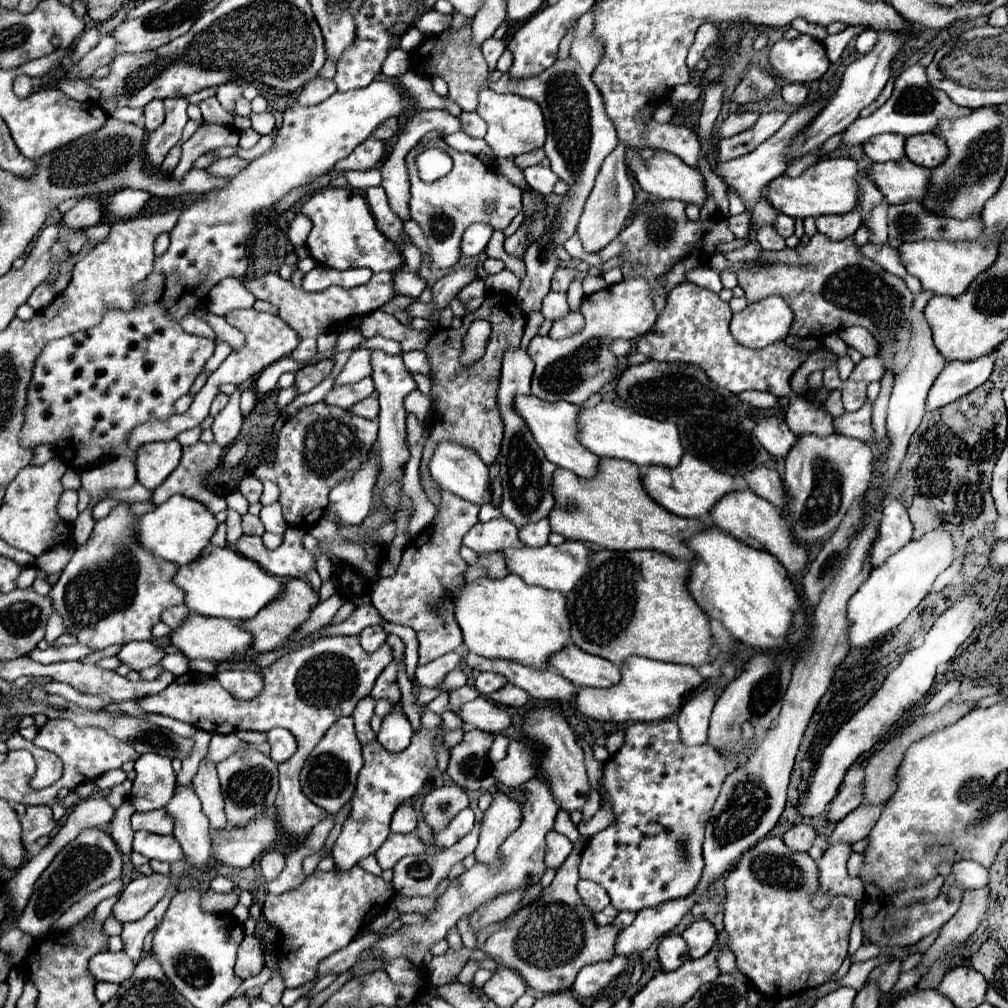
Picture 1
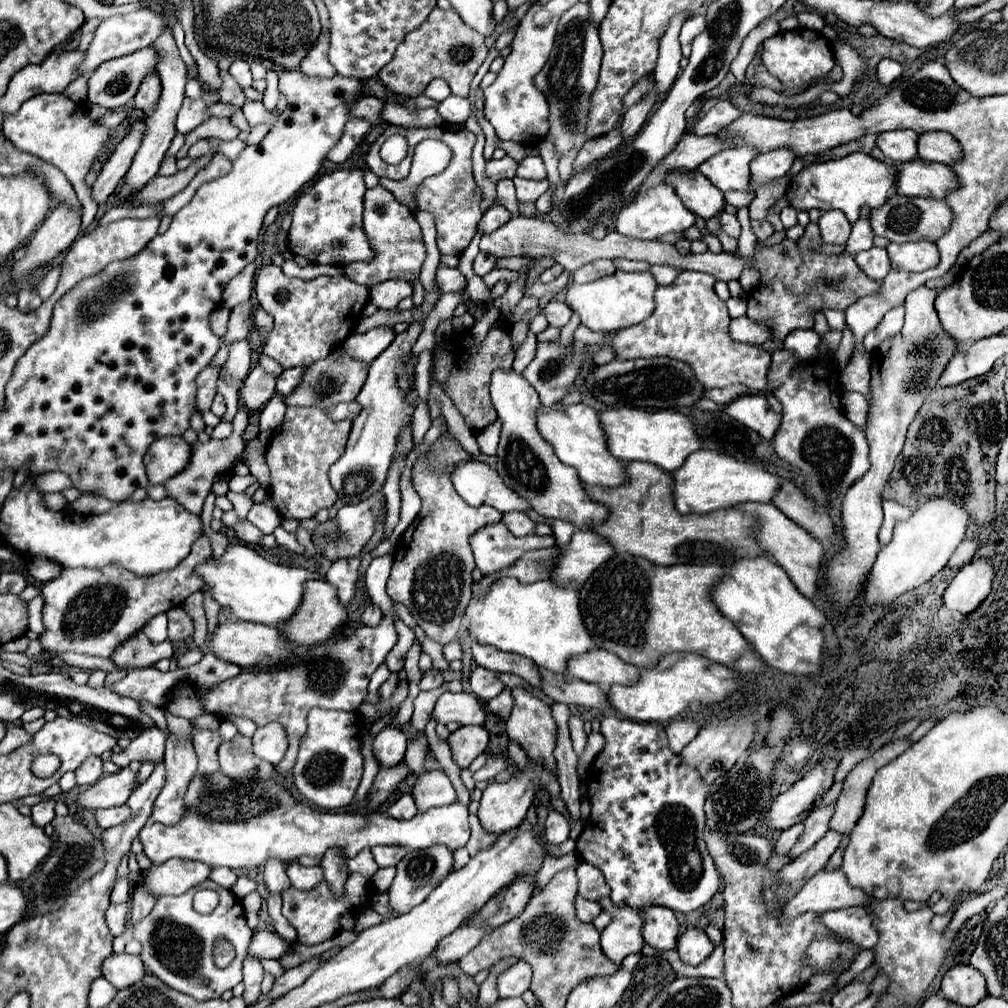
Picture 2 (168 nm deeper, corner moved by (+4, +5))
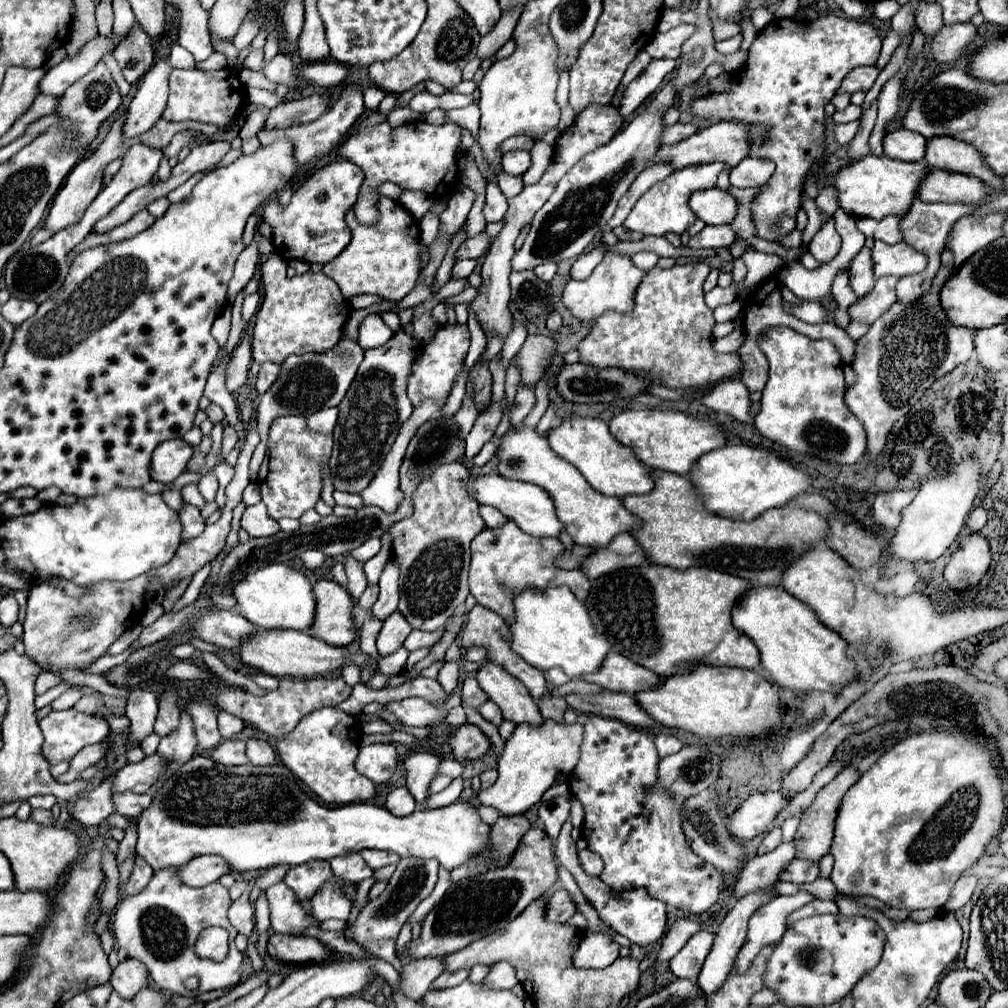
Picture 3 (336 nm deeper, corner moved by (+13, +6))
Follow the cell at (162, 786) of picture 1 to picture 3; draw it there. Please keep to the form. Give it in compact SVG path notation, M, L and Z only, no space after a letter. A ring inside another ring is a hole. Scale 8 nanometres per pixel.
M132 689L128 695L128 705L126 705L126 717L130 719L132 731L130 731L130 741L140 743L146 735L154 731L154 721L158 713L158 697L156 693L148 689Z

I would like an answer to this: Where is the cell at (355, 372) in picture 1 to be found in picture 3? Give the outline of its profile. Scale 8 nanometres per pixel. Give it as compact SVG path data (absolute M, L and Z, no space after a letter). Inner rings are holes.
M368 315L360 325L358 345L362 349L372 349L376 345L384 345L392 335L394 331L382 321L380 315Z

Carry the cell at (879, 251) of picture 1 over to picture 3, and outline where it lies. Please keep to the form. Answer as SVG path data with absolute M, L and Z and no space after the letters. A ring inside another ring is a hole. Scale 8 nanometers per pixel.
M864 247L850 263L850 287L858 297L864 297L874 289L874 283L876 283L876 279L874 279L874 271L872 271L870 249Z

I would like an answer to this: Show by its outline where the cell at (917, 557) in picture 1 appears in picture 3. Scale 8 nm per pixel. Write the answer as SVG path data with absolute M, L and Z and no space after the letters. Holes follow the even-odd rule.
M964 459L954 467L954 471L948 471L948 475L928 479L920 487L914 501L902 511L902 521L890 539L890 553L906 561L936 561L940 555L944 555L946 549L956 541L972 511L974 499L980 491L980 471L982 467L978 459Z

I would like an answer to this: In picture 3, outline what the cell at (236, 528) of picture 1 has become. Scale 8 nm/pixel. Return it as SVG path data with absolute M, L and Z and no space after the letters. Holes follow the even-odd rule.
M206 473L206 475L200 479L198 489L200 489L200 493L202 493L202 497L204 497L206 501L214 501L216 489L218 489L218 479L216 479L216 475L214 475L214 473Z

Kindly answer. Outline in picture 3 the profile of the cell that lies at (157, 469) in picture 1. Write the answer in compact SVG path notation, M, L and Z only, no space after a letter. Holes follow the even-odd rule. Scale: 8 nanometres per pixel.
M184 439L164 441L152 453L150 477L160 483L172 483L180 473L186 471L186 465L192 457L194 449Z

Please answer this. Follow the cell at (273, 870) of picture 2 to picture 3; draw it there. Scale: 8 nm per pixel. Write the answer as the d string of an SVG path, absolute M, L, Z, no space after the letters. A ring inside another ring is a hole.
M280 881L266 889L268 903L270 903L270 925L274 933L280 935L300 935L308 927L316 925L312 917L306 917L302 903L296 899L296 893Z

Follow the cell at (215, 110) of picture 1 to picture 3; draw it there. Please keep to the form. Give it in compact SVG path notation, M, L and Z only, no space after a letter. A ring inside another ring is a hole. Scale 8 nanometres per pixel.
M174 45L172 47L172 53L170 53L170 61L174 67L180 67L180 69L192 69L194 67L194 57L188 49L184 49L182 45Z

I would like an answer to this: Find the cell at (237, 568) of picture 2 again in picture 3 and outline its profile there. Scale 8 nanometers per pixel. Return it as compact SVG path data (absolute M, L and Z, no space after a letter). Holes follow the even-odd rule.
M284 563L268 565L248 575L244 581L234 585L234 597L238 601L240 613L260 629L298 629L308 631L316 615L316 597L312 591L312 581L300 571L290 569Z

